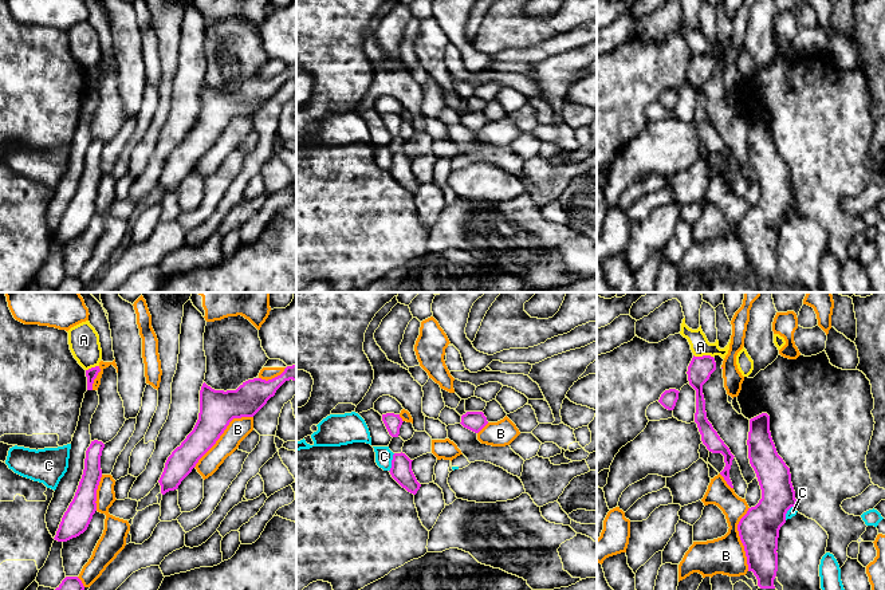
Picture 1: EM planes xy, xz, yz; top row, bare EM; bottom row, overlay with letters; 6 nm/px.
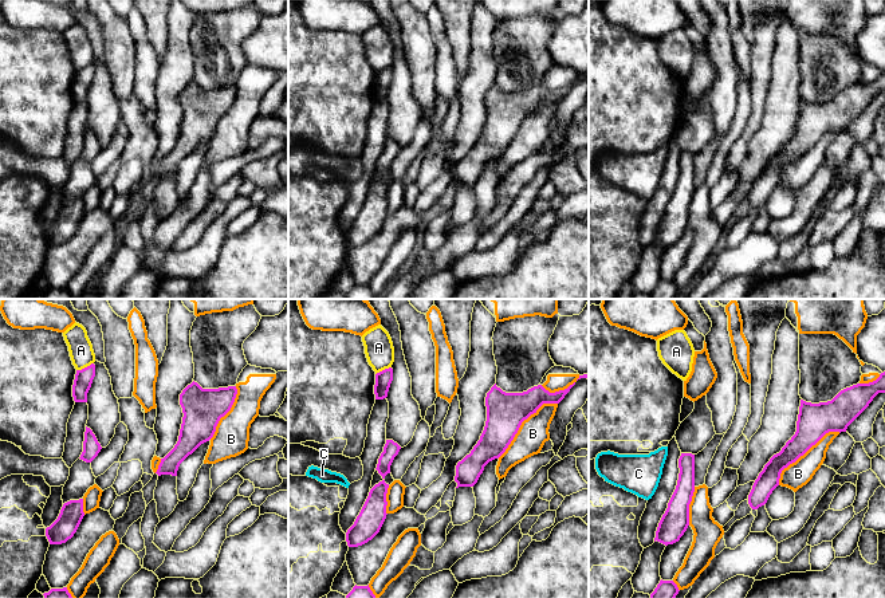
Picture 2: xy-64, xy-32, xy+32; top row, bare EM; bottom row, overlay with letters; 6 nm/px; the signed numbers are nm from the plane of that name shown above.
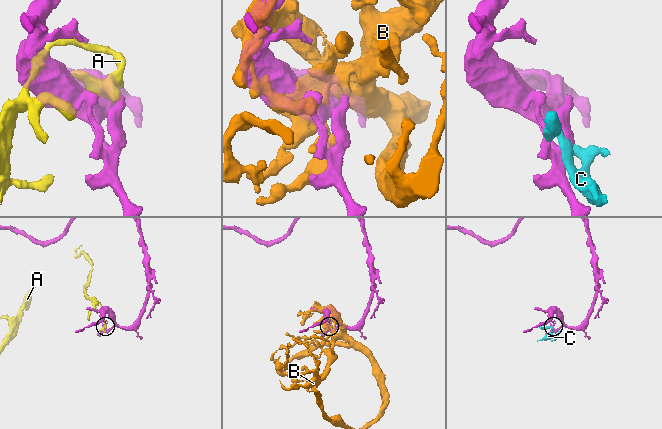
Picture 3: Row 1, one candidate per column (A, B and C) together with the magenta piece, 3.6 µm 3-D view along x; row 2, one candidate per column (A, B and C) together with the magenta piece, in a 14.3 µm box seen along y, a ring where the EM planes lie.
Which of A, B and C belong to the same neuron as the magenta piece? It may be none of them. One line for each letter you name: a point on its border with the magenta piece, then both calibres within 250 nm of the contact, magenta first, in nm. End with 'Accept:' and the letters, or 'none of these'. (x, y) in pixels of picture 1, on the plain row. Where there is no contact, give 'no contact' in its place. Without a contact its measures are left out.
Accept: none of these

